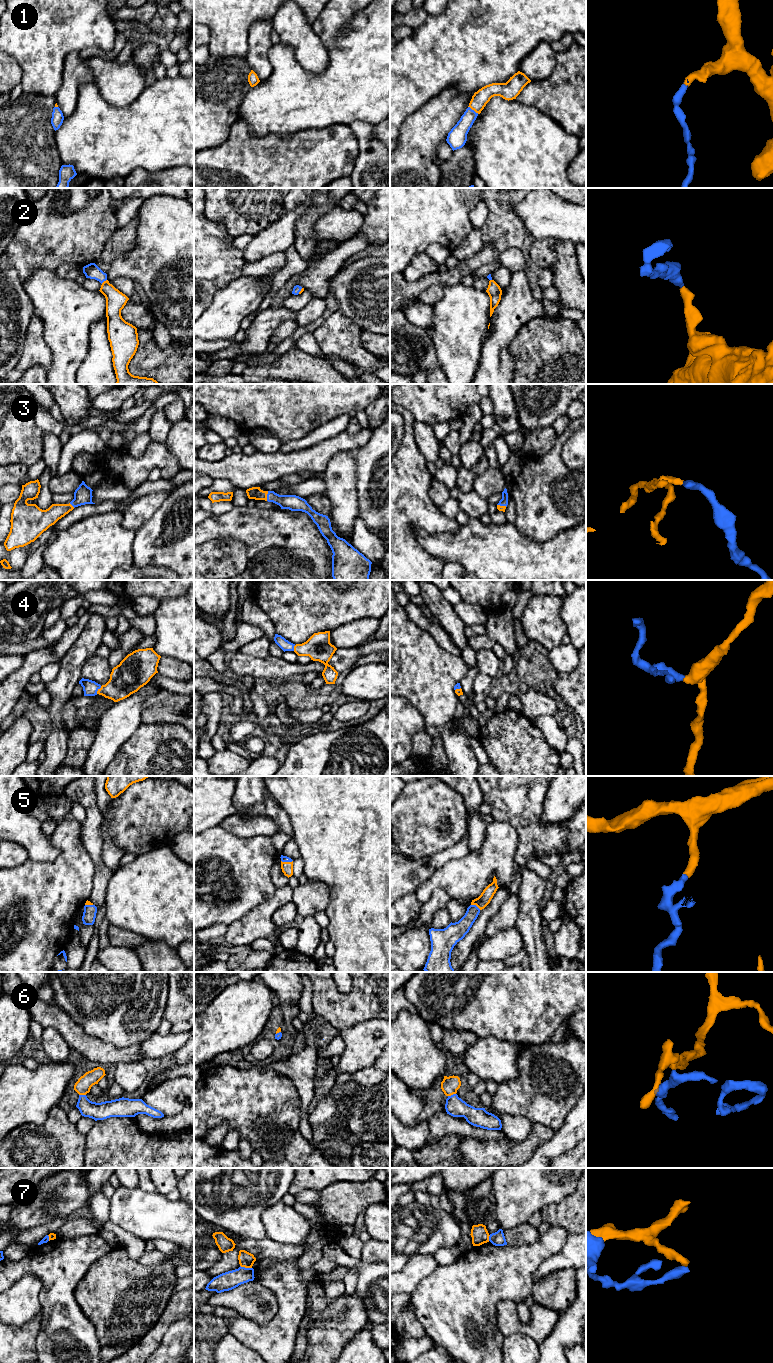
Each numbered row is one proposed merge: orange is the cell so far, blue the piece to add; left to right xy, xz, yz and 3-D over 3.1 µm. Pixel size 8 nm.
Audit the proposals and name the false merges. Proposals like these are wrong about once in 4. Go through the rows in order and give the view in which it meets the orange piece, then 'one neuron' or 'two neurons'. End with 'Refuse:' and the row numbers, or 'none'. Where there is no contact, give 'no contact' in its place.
1: yz | one neuron
2: xy | one neuron
3: xz | one neuron
4: xy | one neuron
5: xz | one neuron
6: yz | one neuron
7: xz | two neurons
Refuse: 7

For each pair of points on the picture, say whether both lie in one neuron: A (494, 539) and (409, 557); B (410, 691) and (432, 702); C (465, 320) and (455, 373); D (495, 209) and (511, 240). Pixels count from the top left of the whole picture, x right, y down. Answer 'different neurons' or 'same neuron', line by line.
A: different neurons
B: same neuron
C: same neuron
D: same neuron

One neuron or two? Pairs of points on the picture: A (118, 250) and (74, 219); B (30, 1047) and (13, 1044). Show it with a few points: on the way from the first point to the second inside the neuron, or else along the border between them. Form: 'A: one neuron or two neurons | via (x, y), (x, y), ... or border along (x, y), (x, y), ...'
A: two neurons | border along (116, 229), (108, 239), (99, 259)
B: two neurons | border along (29, 1034), (24, 1047), (10, 1060)

